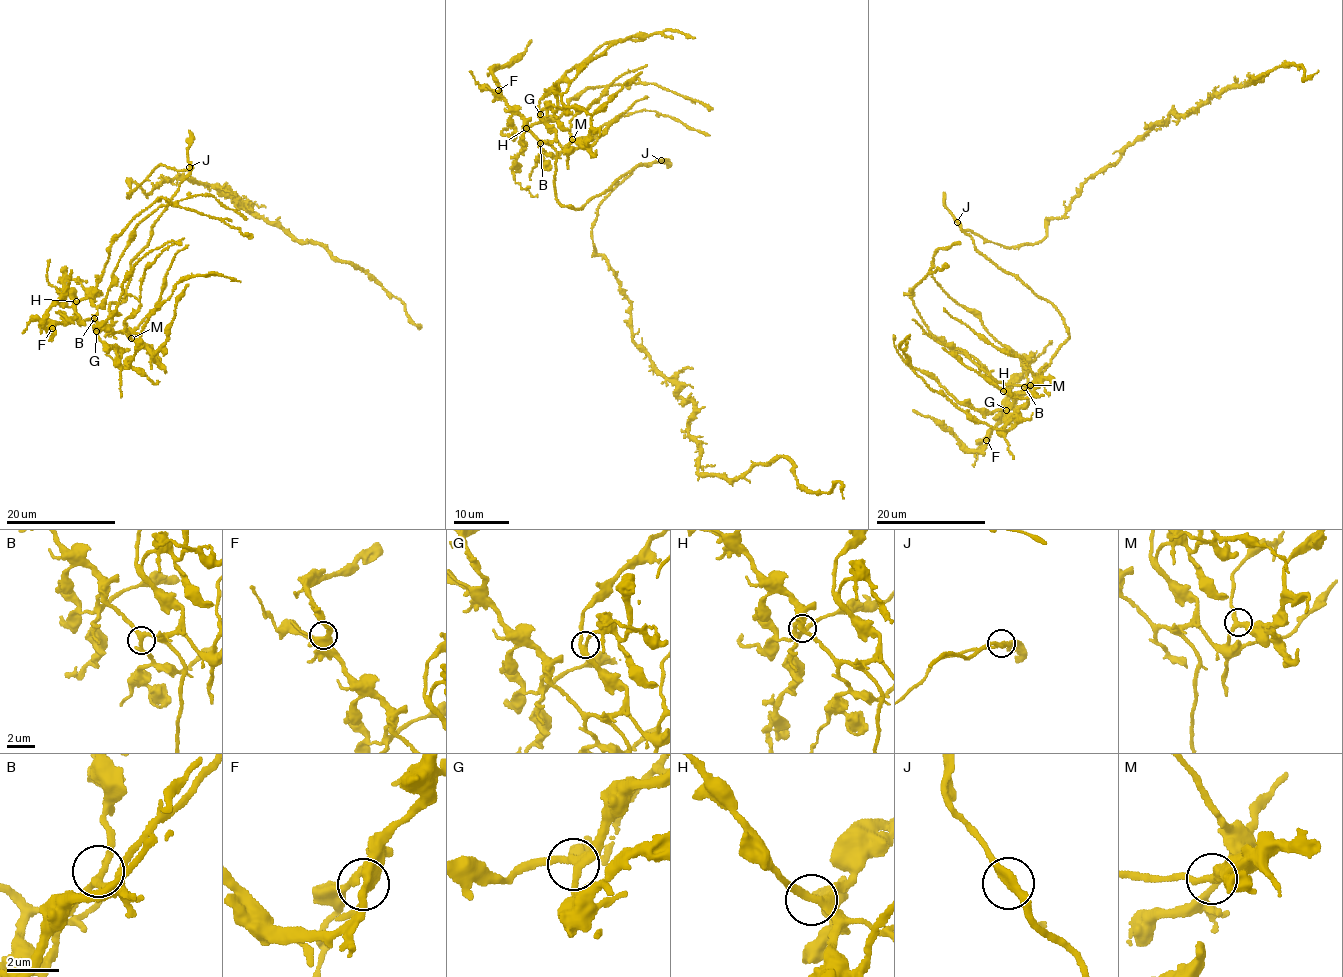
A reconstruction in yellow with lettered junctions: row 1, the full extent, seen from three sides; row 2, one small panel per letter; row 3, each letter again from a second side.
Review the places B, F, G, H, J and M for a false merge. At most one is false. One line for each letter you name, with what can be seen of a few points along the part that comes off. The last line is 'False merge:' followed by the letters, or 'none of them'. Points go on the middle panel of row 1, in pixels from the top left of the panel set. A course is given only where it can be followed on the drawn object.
J: foreign part runs (661, 161), (602, 202), (593, 244), (633, 339), (693, 402), (698, 473), (783, 456), (844, 498)
False merge: J

